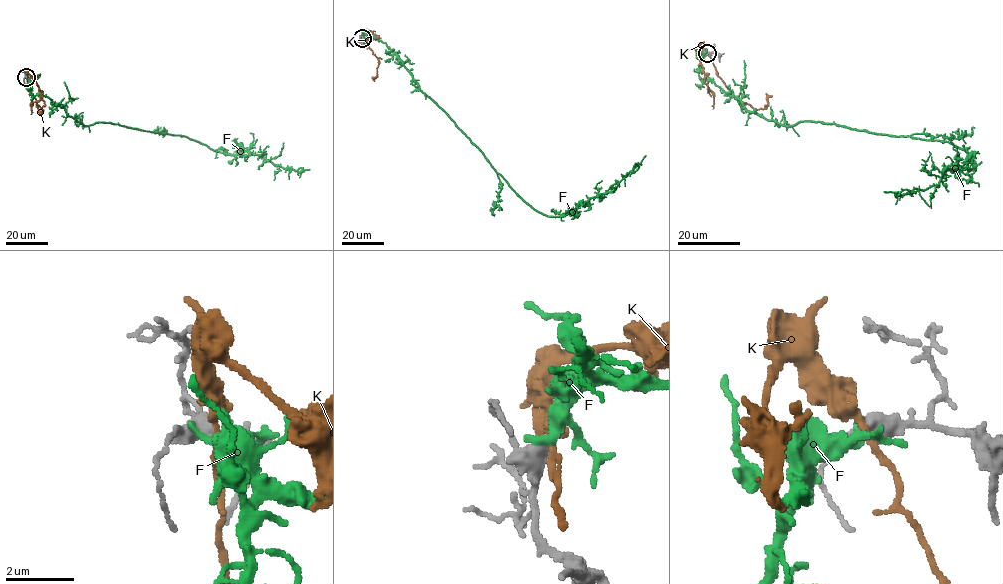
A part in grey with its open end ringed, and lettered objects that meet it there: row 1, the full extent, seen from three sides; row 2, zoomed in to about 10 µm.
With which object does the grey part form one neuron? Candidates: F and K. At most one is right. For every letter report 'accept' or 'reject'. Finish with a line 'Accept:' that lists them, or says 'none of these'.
F: reject
K: reject
Accept: none of these

